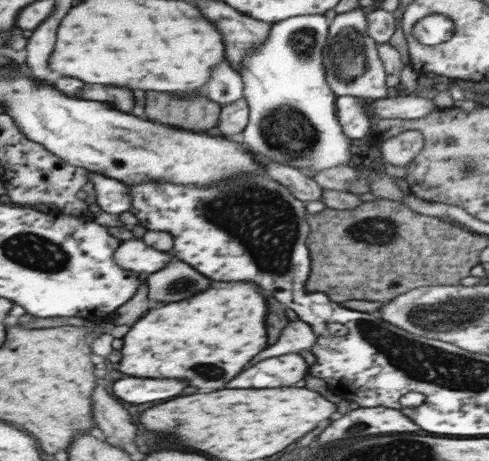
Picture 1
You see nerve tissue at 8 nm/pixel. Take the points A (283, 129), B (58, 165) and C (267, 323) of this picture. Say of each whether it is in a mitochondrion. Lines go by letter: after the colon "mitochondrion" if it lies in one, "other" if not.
A: mitochondrion
B: other
C: other

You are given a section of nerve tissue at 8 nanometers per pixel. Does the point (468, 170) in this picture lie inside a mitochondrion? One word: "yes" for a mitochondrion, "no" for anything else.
yes

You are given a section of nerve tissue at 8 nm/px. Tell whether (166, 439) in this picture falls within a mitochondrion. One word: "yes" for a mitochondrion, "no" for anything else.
no

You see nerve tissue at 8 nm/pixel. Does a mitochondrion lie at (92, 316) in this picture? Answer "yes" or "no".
no

